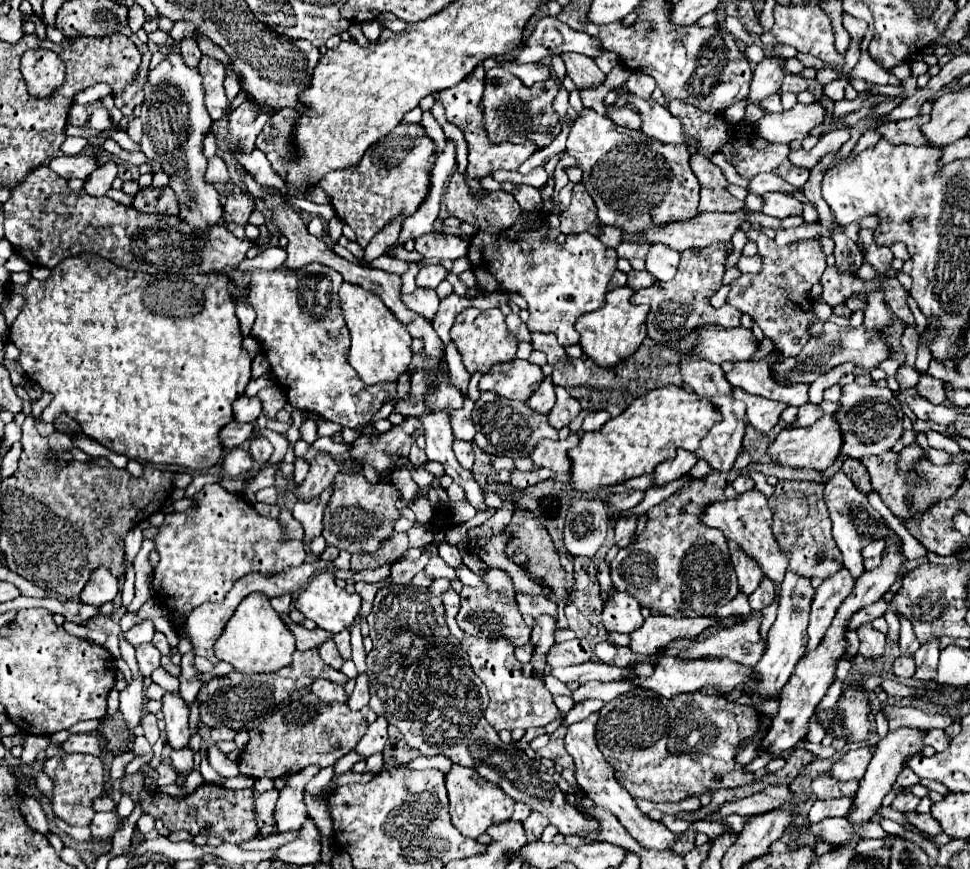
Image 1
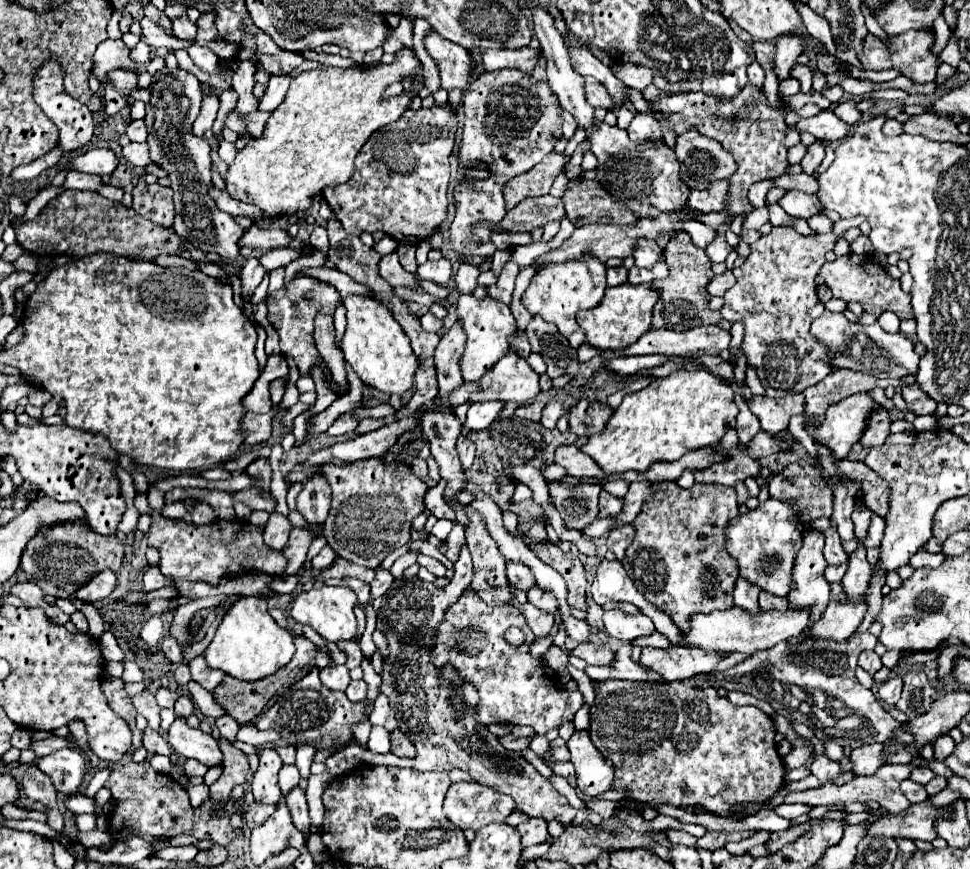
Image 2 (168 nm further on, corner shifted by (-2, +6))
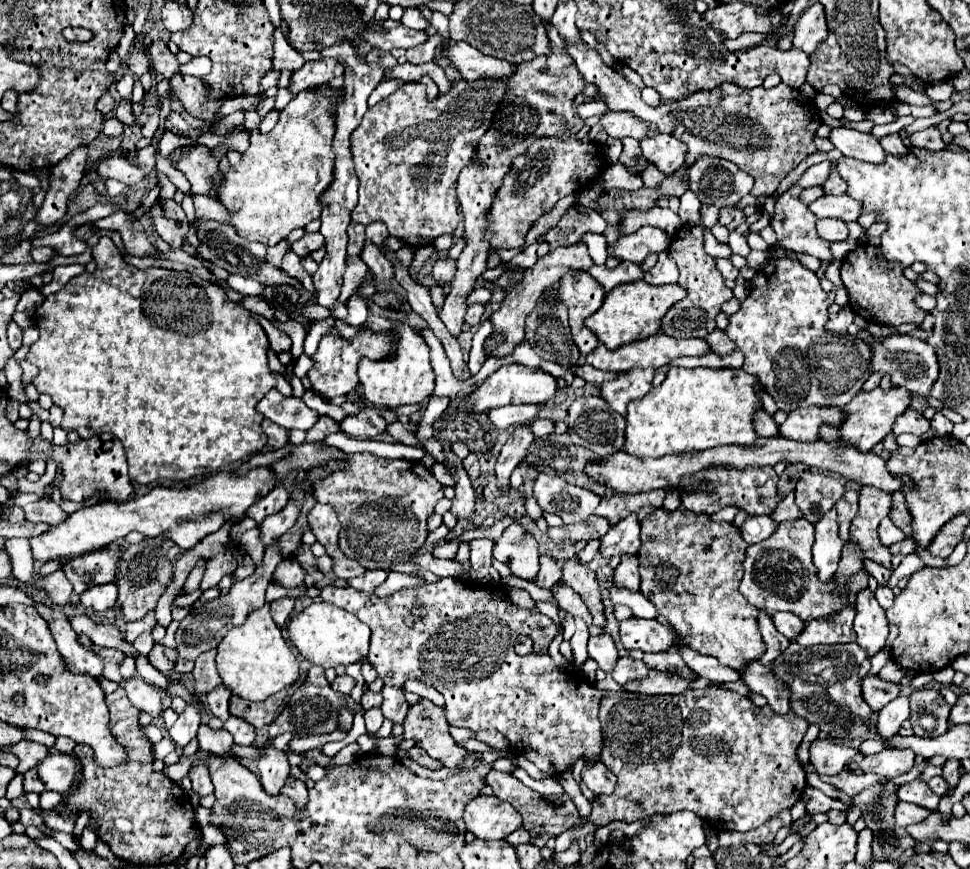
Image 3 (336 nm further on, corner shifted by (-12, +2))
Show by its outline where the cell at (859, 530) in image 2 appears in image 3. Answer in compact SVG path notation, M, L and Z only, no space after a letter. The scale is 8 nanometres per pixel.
M887 585L879 586L875 597L885 611L893 605L895 599L893 591Z

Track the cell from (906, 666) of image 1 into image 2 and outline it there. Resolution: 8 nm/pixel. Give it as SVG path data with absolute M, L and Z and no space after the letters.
M894 675L884 685L880 685L878 699L888 705L894 705L900 699L900 693L902 693L902 675Z

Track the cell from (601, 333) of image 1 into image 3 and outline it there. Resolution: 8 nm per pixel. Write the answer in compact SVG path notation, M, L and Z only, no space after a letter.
M632 281L630 285L618 285L608 291L604 297L604 305L586 319L586 327L596 333L596 337L608 347L616 349L620 345L638 341L642 337L650 337L660 329L660 321L666 311L686 295L686 289L680 285L648 285L646 281Z

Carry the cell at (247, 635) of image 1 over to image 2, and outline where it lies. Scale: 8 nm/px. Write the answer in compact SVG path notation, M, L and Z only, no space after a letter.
M244 595L222 617L222 623L218 625L214 639L206 647L204 655L210 667L222 669L224 673L244 681L254 681L276 673L292 659L294 651L294 635L278 627L278 623L268 613L266 599Z

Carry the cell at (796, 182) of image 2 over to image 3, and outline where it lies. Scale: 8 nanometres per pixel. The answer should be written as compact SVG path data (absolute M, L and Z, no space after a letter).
M832 163L830 177L826 179L826 183L822 187L824 187L824 193L830 193L830 195L842 195L842 193L846 193L846 185L844 185L844 179L840 177L840 173L836 171L836 163Z

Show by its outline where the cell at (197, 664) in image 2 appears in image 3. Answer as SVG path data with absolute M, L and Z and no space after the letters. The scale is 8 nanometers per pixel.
M218 685L212 693L206 695L206 701L208 701L208 707L210 707L210 713L214 717L218 717L220 721L226 721L230 717L228 713L228 699L230 699L232 693L228 693L226 687Z

